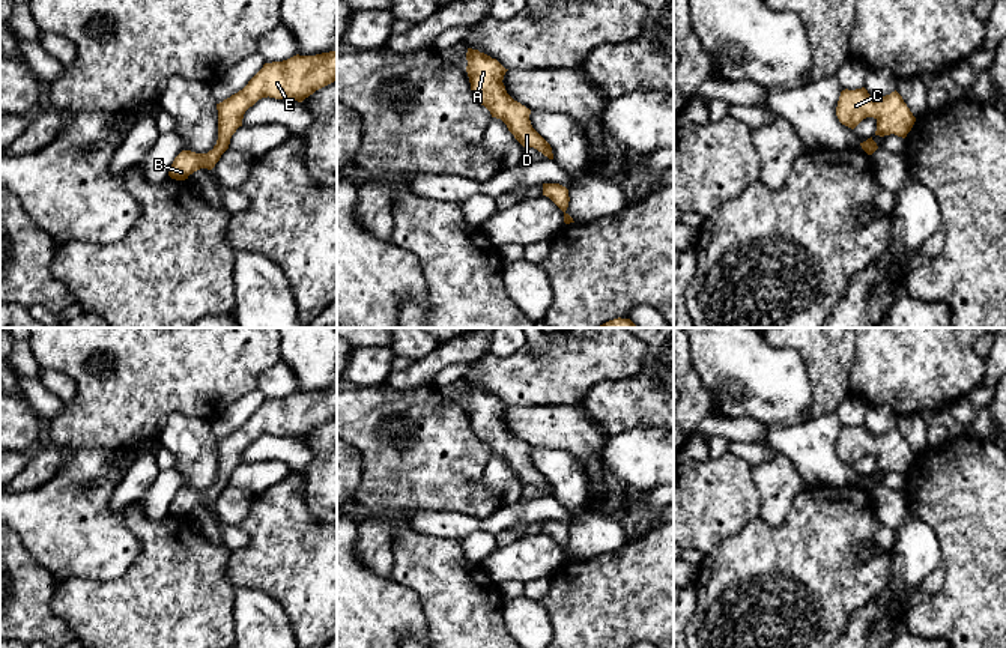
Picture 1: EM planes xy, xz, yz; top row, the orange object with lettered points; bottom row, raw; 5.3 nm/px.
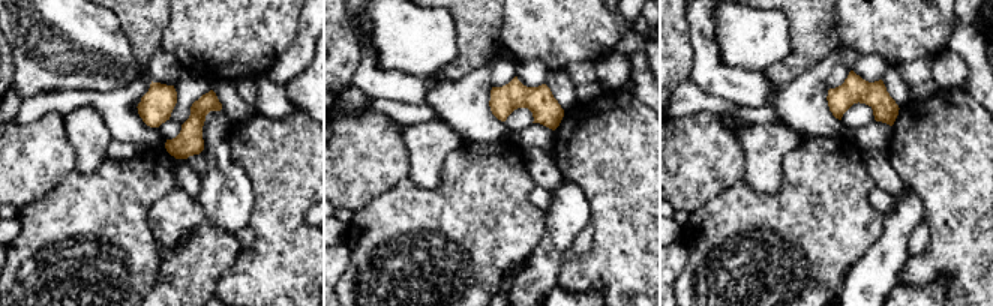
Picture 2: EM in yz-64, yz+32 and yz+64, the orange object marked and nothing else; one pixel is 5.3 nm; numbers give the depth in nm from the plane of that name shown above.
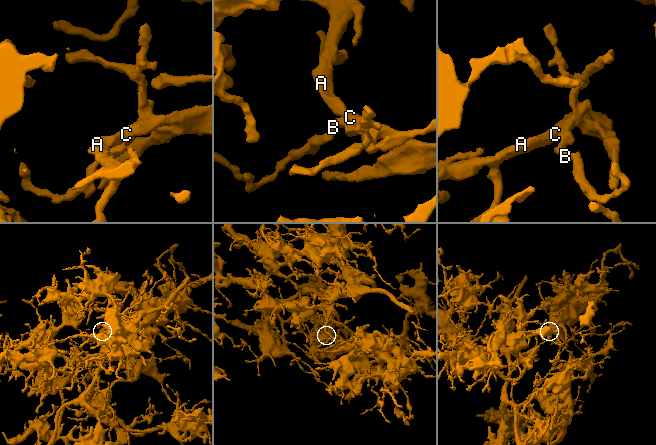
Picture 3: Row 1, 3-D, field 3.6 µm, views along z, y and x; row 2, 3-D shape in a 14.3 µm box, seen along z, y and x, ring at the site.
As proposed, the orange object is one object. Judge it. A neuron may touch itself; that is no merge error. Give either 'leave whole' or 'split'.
leave whole

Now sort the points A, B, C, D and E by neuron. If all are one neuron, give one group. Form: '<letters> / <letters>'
A B C D E

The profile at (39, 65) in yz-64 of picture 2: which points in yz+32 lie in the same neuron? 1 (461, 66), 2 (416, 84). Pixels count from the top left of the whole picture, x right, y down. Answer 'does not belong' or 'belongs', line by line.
1: does not belong
2: does not belong

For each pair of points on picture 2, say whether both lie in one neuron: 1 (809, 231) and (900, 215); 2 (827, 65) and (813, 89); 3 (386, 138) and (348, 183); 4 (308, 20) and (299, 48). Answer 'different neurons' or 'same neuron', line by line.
1: different neurons
2: same neuron
3: same neuron
4: same neuron

